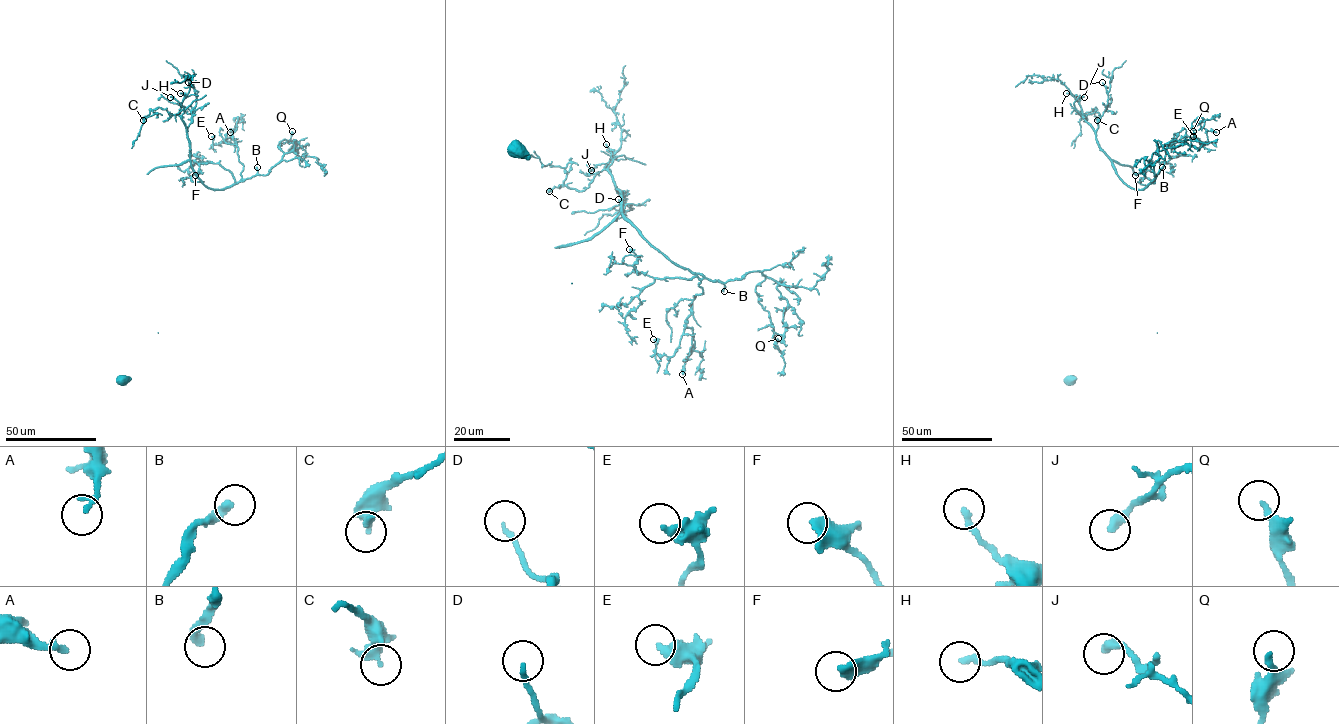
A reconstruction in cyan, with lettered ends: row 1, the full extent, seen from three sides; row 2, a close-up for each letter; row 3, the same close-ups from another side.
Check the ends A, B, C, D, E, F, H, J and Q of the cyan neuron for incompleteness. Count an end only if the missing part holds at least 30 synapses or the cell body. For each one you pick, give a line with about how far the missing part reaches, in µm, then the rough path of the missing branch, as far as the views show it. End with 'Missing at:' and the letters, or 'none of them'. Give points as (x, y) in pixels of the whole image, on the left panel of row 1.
B: 70 µm | (257, 167), (260, 147), (255, 144), (259, 120), (271, 122), (281, 139), (279, 141)
Missing at: B

